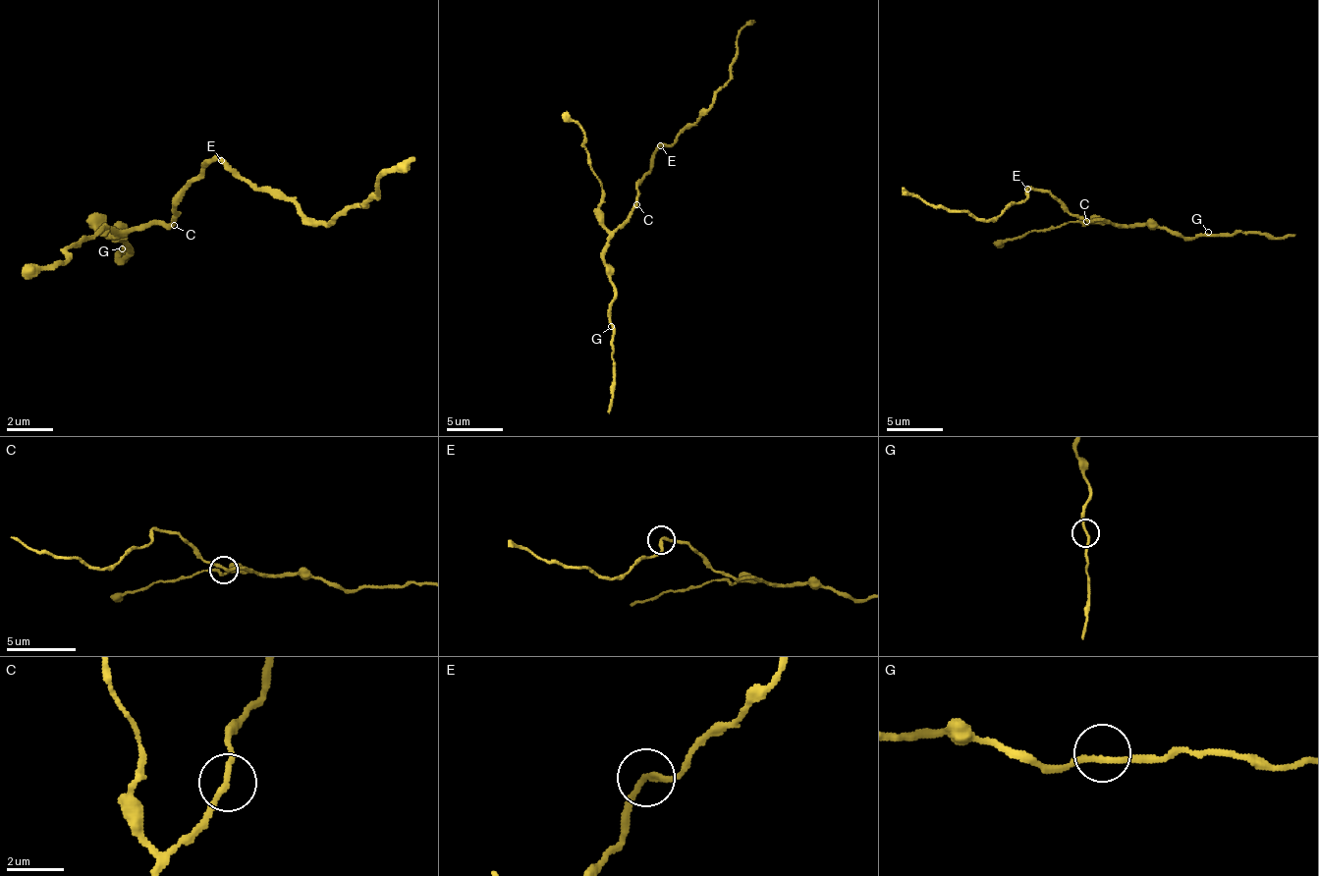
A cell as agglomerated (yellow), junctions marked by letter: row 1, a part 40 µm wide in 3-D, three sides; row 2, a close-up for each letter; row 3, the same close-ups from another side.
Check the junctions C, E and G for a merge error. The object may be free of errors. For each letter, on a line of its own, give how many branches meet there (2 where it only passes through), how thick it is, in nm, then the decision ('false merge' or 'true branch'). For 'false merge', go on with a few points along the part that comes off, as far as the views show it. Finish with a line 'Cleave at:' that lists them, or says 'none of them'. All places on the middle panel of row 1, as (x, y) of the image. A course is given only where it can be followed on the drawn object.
C: 2 branches meet; 190 nm thick; true branch
E: 2 branches meet; 190 nm thick; true branch
G: 2 branches meet; 190 nm thick; true branch
Cleave at: none of them

